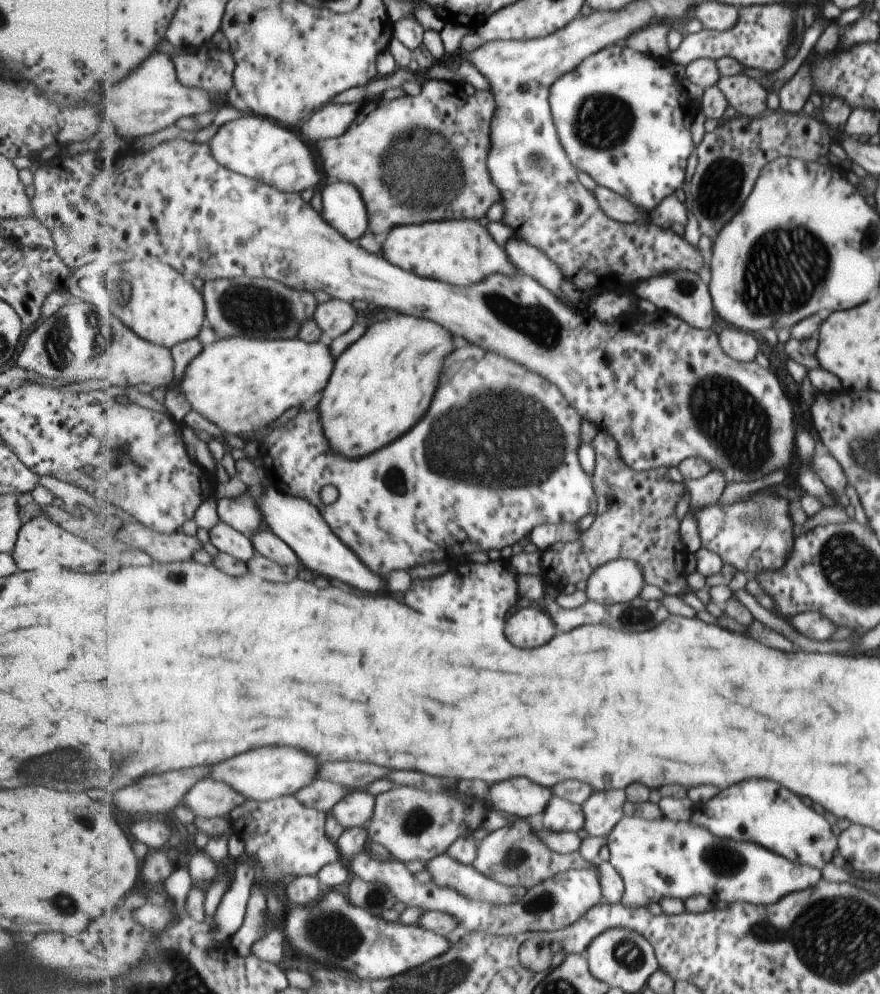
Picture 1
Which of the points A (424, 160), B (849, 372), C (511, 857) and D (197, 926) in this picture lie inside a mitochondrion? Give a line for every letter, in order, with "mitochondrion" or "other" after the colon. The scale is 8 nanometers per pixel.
A: mitochondrion
B: other
C: mitochondrion
D: other

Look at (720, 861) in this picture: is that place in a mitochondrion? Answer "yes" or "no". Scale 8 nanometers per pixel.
yes

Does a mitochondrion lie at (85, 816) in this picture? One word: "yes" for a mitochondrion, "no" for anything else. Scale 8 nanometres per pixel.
yes

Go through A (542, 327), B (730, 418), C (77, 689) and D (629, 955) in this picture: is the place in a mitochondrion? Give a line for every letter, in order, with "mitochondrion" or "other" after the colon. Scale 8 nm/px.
A: mitochondrion
B: mitochondrion
C: other
D: mitochondrion

